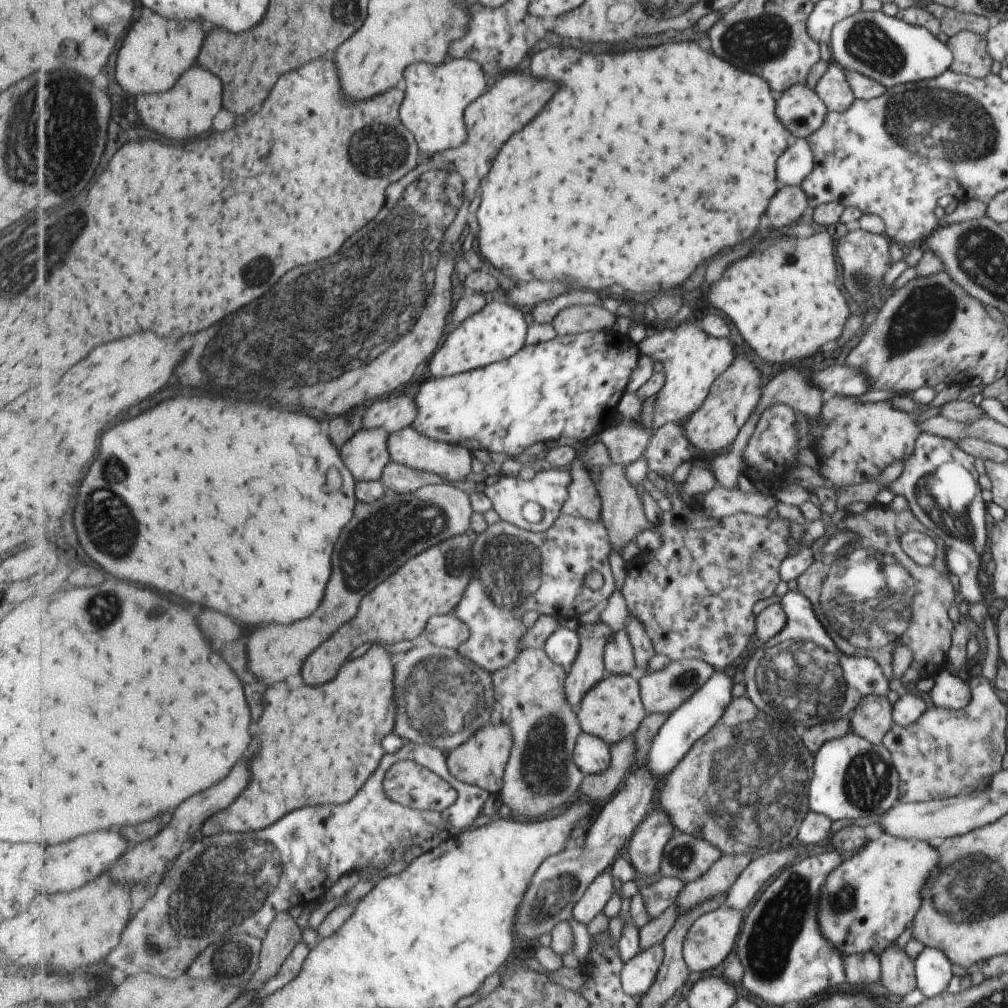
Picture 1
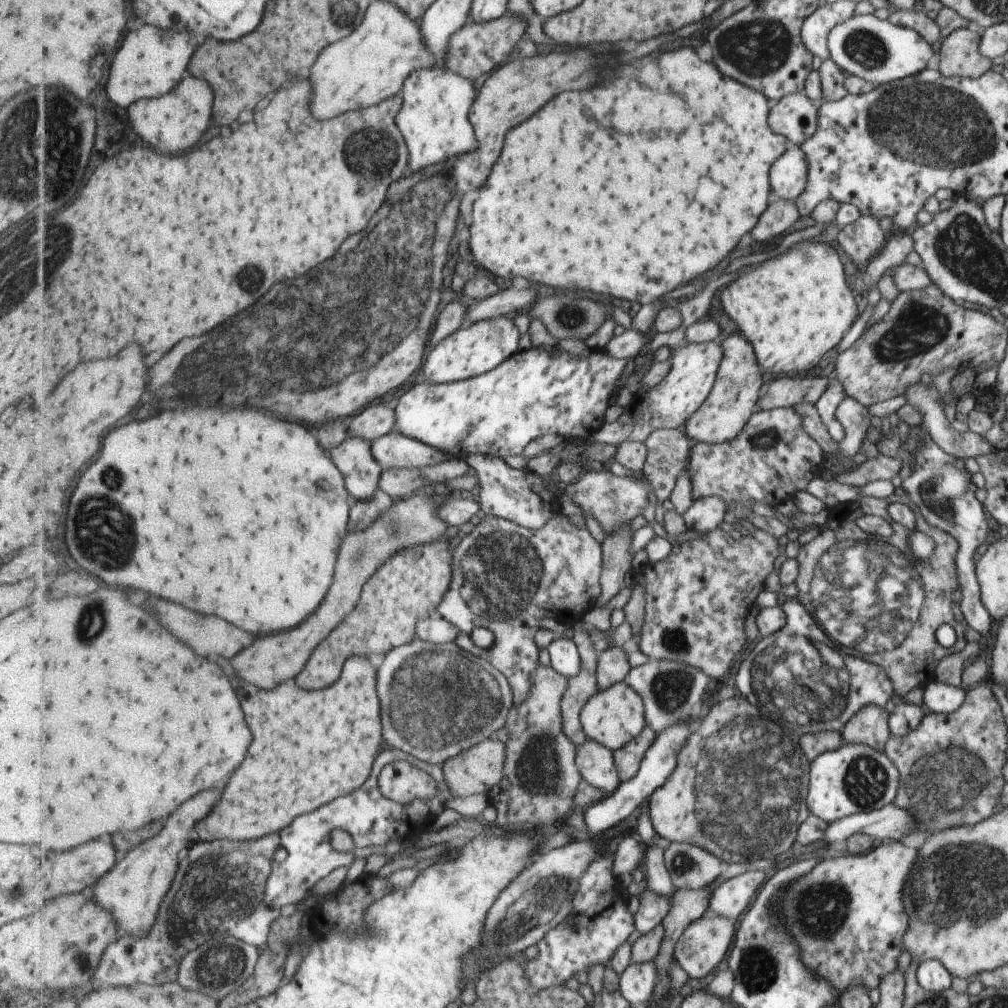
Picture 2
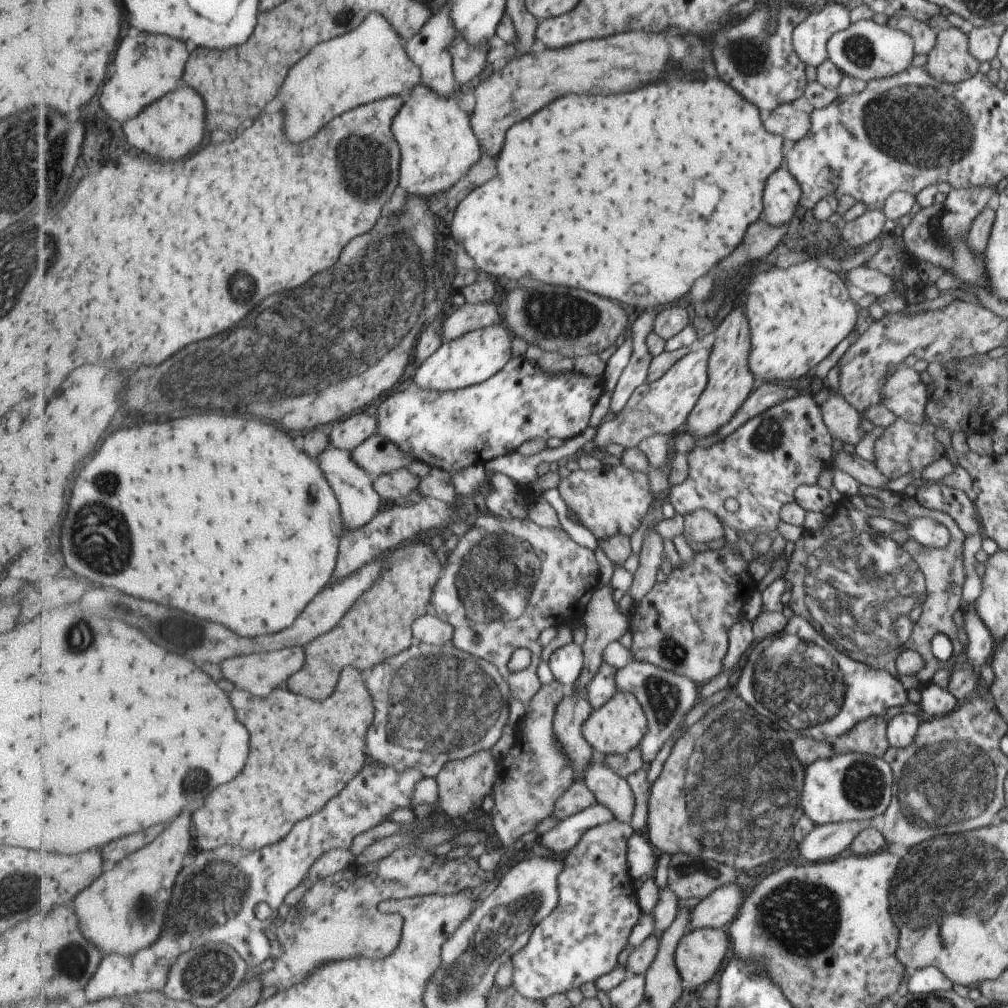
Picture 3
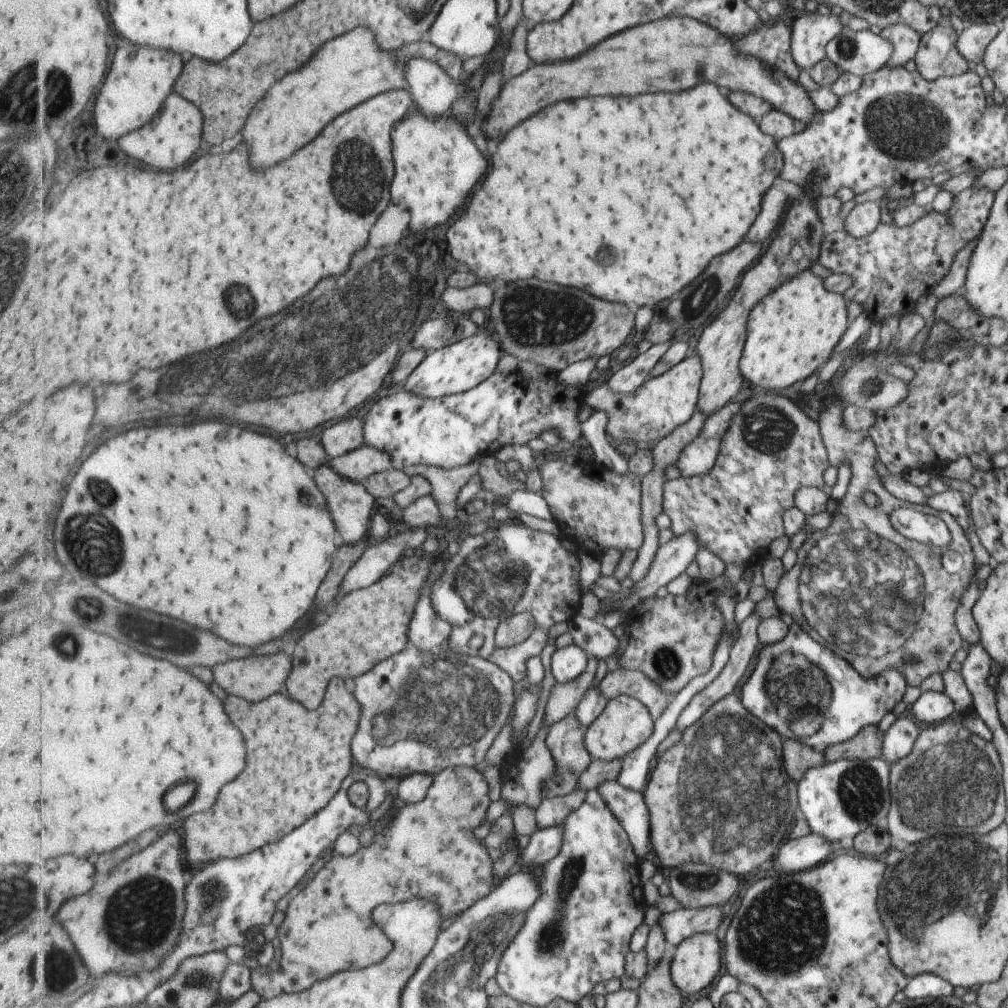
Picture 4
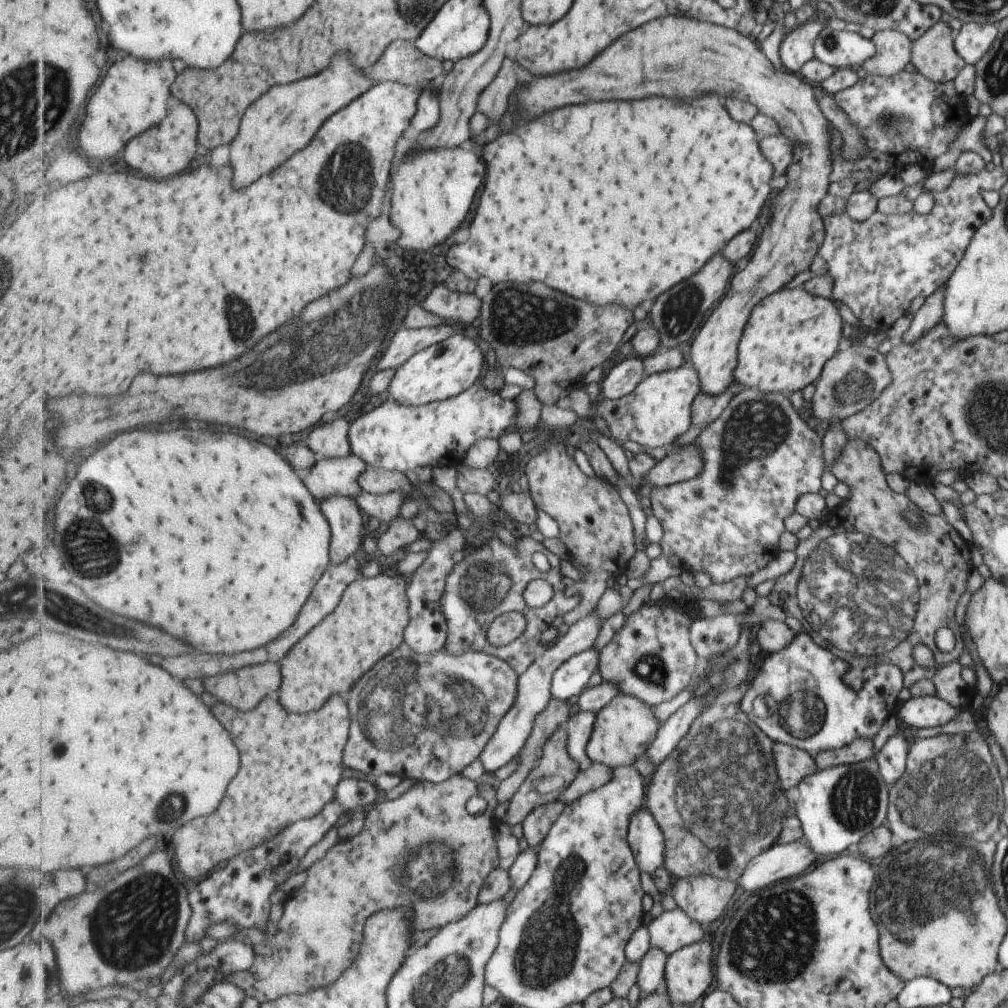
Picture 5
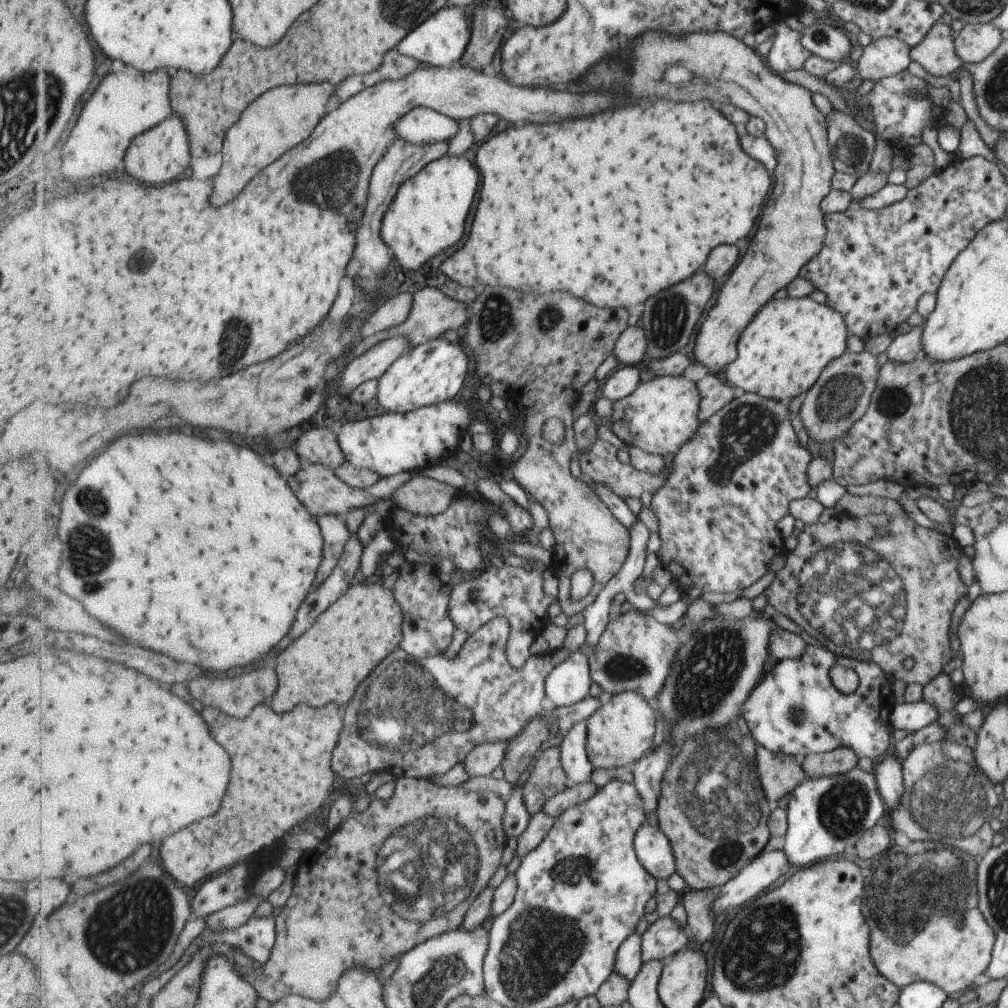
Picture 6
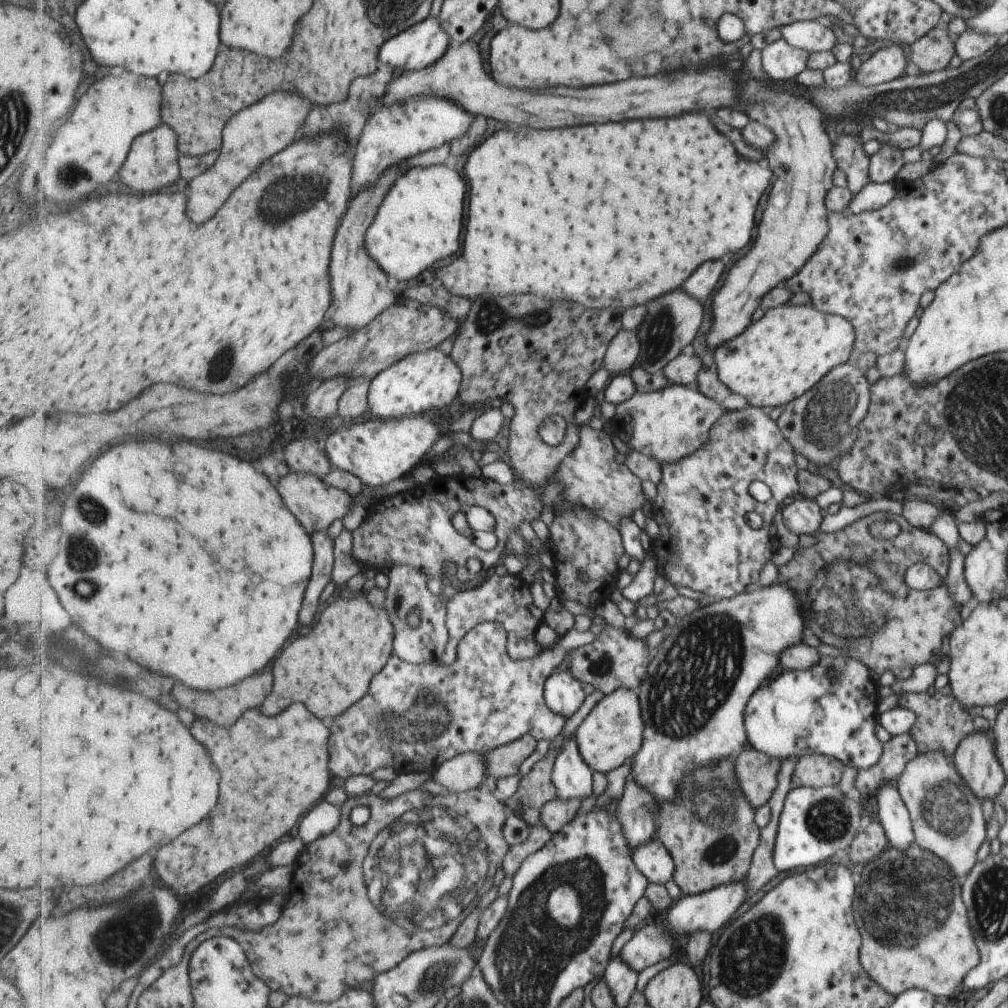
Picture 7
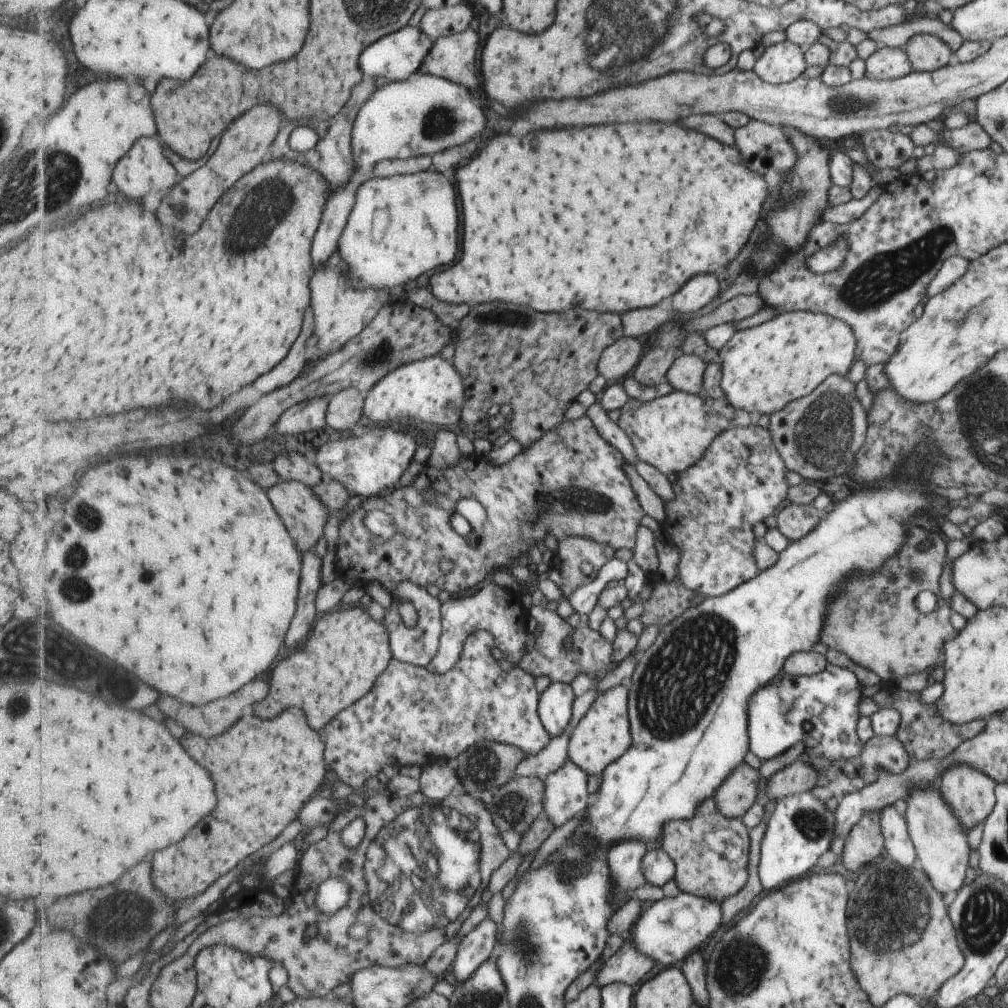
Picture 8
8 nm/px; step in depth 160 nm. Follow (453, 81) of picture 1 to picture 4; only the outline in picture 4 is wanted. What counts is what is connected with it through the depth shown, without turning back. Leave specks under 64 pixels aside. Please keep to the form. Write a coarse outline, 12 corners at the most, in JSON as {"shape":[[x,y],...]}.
{"shape":[[451,114],[392,131],[392,203],[412,232],[449,220],[489,164]]}

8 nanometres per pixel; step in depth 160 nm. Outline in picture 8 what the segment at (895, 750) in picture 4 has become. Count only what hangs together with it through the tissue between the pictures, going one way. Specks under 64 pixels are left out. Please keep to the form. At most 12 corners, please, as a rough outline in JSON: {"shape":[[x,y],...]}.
{"shape":[[880,811],[885,852],[899,868],[916,865],[904,816]]}

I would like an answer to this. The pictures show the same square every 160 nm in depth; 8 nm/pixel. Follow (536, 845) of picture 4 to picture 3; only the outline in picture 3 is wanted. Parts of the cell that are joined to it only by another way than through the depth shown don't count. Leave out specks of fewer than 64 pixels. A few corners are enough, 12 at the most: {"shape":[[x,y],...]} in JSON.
{"shape":[[599,802],[562,820],[541,844],[570,852],[593,827],[615,820]]}

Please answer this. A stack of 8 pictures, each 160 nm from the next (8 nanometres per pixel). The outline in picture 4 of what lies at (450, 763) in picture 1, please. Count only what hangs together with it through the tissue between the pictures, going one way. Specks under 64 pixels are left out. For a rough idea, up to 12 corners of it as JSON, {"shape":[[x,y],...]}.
{"shape":[[449,766],[425,800],[289,901],[261,1000],[380,963],[377,905],[422,896],[446,919],[494,889],[473,830],[479,767]]}

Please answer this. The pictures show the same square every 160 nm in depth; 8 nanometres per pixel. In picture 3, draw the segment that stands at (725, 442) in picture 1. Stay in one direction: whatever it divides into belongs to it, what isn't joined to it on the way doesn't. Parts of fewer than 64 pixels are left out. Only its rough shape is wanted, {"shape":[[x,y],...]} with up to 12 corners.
{"shape":[[738,303],[712,331],[709,380],[684,429],[705,438],[753,388]]}

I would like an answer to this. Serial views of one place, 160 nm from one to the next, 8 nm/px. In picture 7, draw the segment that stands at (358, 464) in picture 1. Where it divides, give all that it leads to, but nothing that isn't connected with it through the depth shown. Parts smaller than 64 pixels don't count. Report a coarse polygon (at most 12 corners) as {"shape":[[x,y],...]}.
{"shape":[[327,531],[312,536],[315,557],[305,592],[301,624],[315,620],[321,596],[332,581],[333,540]]}

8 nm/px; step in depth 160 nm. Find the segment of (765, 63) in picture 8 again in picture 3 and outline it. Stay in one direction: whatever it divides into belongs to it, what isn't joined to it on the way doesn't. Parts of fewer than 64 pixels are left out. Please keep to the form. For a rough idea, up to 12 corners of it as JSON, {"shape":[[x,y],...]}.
{"shape":[[831,3],[793,30],[792,46],[816,67],[827,39],[849,24],[846,5]]}

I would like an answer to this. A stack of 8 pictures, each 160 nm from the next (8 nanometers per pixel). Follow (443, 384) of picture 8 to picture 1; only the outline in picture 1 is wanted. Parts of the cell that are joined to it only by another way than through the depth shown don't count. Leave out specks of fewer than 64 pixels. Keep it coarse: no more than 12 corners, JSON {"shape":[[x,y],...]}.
{"shape":[[490,300],[451,329],[428,370],[443,378],[507,360],[525,314]]}

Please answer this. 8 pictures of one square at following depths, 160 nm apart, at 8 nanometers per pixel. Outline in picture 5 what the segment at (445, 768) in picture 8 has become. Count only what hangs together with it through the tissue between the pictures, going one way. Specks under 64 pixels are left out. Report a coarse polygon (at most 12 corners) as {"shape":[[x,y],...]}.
{"shape":[[608,588],[598,608],[539,653],[516,705],[481,752],[486,772],[519,758],[549,706],[553,674],[593,648],[628,601]]}

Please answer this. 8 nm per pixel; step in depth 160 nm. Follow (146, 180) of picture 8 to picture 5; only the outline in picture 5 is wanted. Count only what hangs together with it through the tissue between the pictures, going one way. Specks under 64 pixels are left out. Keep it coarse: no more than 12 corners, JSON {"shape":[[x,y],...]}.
{"shape":[[177,102],[157,126],[132,138],[125,160],[169,178],[197,156],[199,120]]}

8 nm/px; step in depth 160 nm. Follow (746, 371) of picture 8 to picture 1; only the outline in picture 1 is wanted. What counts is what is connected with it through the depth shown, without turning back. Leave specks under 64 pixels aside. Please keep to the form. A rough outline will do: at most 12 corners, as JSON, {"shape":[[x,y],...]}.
{"shape":[[826,231],[731,262],[706,302],[761,360],[809,358],[849,308]]}

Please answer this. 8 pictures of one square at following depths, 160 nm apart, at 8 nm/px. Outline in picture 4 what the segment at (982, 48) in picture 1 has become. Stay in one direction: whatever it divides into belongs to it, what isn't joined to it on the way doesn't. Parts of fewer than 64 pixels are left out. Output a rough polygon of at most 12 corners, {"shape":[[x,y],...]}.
{"shape":[[945,21],[920,36],[913,58],[928,82],[970,70]]}

